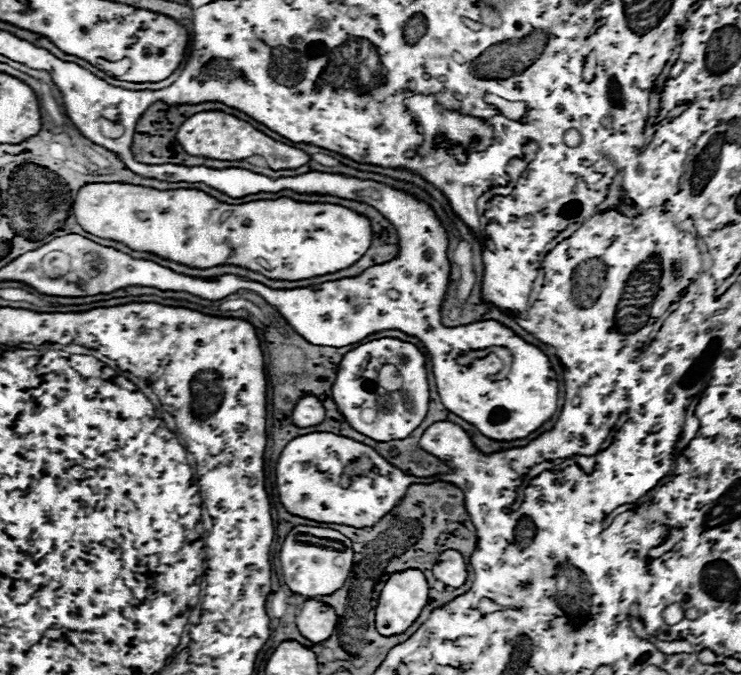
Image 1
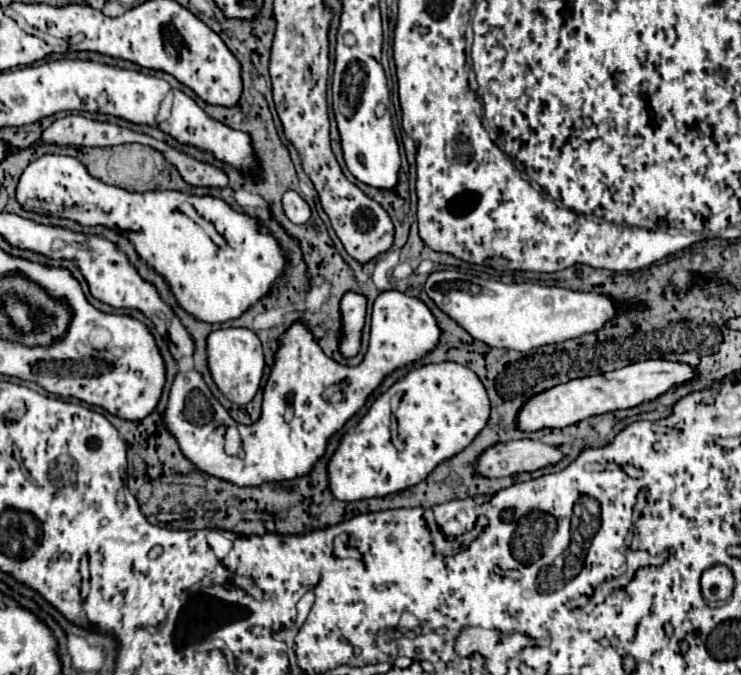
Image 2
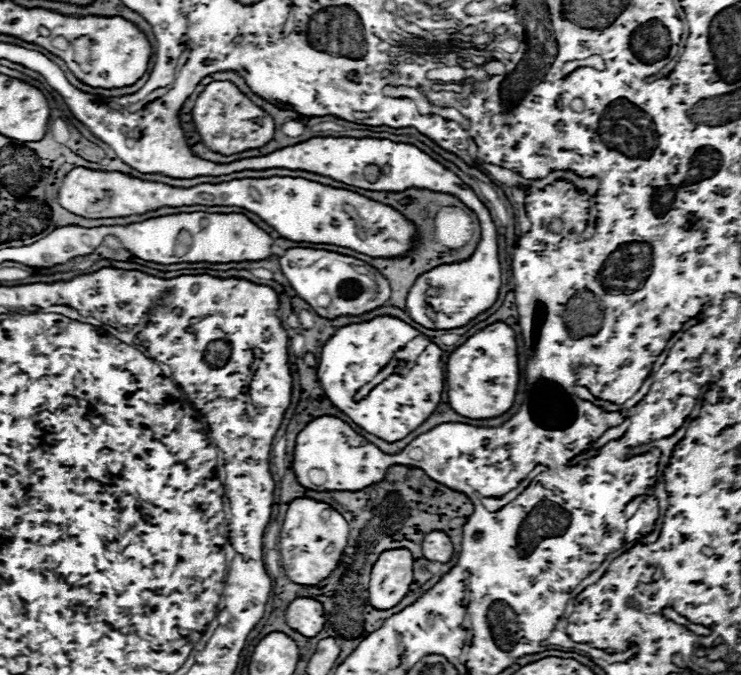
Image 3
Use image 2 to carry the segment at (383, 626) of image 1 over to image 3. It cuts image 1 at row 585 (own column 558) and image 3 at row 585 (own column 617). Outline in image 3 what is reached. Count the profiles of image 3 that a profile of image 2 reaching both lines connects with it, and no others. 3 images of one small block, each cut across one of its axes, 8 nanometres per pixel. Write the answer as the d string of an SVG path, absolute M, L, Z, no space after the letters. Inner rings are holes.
M398 548L382 552L370 574L370 604L378 610L396 606L410 590L414 558L410 550Z

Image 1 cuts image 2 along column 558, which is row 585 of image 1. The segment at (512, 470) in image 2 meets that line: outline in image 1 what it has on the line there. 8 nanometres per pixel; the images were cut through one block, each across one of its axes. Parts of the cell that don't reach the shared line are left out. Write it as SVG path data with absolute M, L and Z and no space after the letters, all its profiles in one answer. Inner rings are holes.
M444 550L434 564L434 576L446 586L462 586L466 582L466 562L458 550Z

